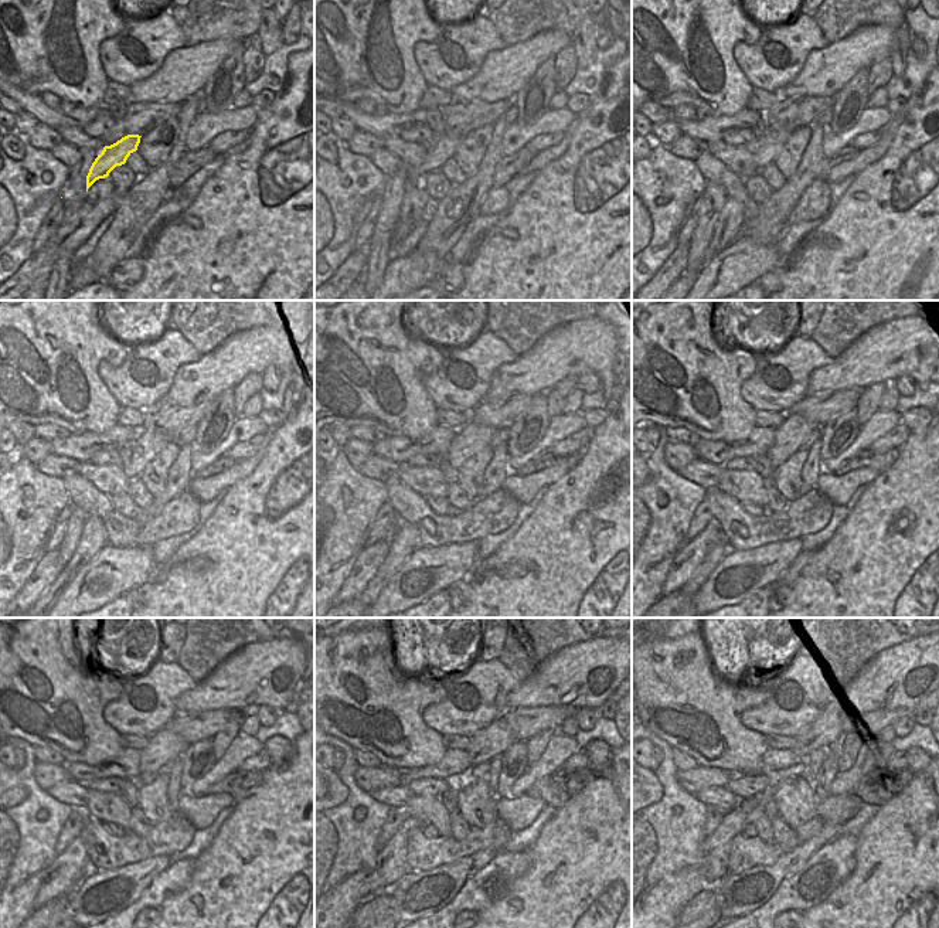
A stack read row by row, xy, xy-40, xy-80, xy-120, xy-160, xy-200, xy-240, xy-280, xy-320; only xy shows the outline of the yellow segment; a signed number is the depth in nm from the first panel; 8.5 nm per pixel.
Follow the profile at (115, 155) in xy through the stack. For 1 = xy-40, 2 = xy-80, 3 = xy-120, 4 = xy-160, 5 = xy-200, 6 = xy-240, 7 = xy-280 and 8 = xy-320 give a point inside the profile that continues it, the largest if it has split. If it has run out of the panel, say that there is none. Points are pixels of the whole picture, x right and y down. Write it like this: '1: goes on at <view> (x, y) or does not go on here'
1: goes on at xy-40 (444, 145)
2: goes on at xy-80 (769, 139)
3: goes on at xy-120 (149, 442)
4: goes on at xy-160 (470, 438)
5: goes on at xy-200 (793, 432)
6: goes on at xy-240 (164, 745)
7: goes on at xy-280 (485, 744)
8: goes on at xy-320 (827, 728)

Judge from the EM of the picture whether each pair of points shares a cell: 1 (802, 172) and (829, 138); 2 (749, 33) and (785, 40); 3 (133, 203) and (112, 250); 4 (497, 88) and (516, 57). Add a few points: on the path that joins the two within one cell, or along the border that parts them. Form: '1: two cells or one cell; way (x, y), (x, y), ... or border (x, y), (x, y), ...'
1: two cells; border (826, 126), (823, 156)
2: two cells; border (761, 26), (754, 43), (734, 46), (734, 55)
3: one cell; way (132, 214), (118, 238)
4: one cell; way (497, 81), (514, 64)

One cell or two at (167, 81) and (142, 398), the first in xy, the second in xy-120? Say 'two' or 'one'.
two

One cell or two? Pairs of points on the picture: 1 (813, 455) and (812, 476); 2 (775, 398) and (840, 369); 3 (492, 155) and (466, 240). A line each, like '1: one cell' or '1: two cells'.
1: one cell
2: two cells
3: two cells

